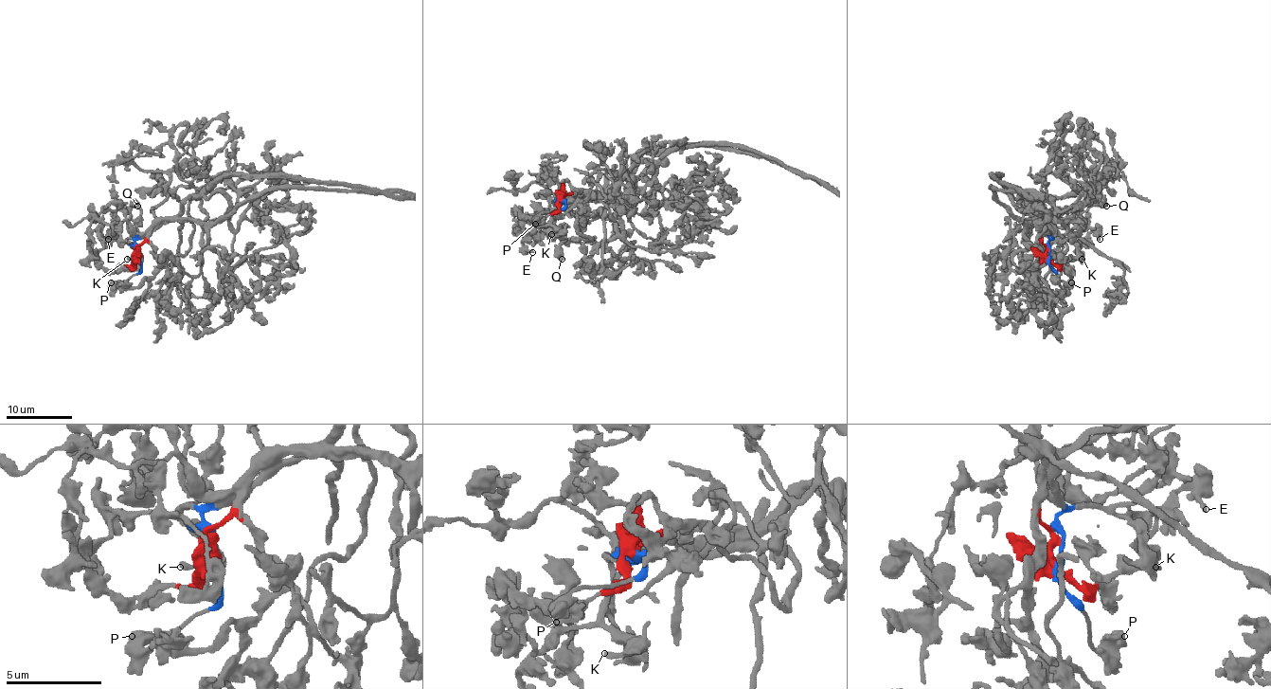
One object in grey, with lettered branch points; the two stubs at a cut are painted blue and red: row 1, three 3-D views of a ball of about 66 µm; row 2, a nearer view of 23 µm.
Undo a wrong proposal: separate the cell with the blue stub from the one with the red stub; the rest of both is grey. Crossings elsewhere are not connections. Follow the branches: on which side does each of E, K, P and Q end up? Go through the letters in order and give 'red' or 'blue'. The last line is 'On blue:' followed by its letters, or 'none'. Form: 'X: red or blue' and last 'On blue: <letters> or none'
E: blue
K: blue
P: blue
Q: blue
On blue: E, K, P, Q

